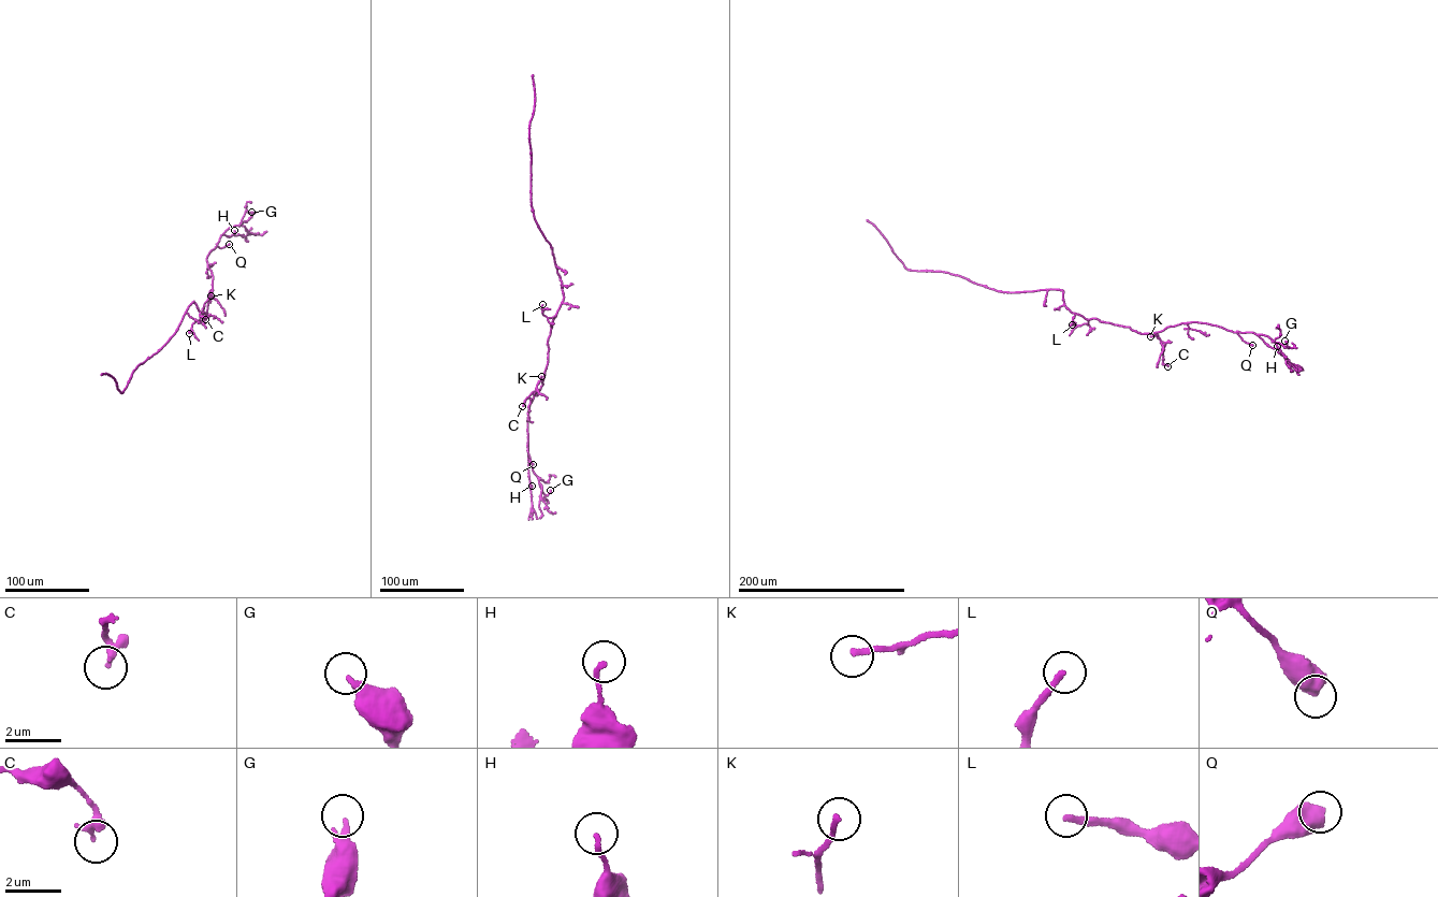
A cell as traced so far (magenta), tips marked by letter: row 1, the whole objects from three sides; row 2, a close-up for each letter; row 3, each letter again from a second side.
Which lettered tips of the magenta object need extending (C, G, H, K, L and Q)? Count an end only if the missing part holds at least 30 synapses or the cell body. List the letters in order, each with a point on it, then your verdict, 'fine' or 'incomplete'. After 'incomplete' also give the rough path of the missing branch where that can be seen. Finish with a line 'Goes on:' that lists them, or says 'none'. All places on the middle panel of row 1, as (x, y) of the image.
C: (522, 406) | fine
G: (550, 490) | fine
H: (532, 486) | fine
K: (541, 376) | fine
L: (542, 304) | incomplete | (542, 304), (545, 277)
Q: (533, 464) | fine
Goes on: L

